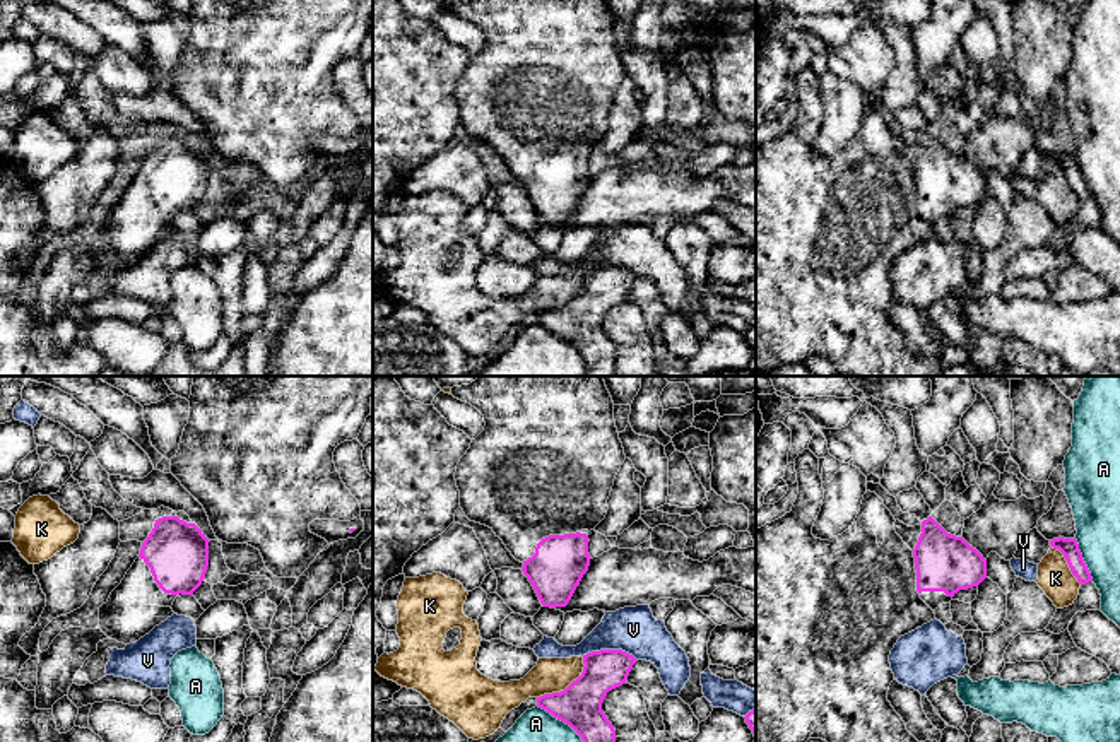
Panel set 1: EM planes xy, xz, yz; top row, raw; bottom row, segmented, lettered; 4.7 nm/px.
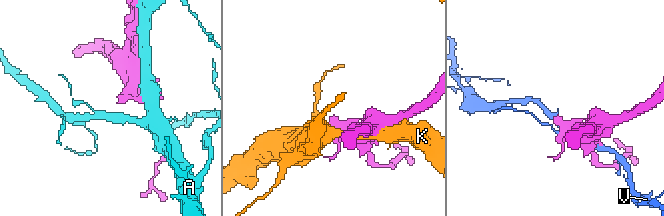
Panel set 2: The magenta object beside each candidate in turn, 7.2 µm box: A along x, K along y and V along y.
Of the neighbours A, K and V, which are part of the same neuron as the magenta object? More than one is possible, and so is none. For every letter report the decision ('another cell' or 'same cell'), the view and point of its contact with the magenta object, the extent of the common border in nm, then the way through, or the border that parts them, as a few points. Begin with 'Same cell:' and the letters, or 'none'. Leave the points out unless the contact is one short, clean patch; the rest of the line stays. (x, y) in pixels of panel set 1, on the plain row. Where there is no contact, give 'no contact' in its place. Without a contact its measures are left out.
Same cell: none
A: another cell; meets magenta in xz at (570, 342); contact 340 nm long
K: another cell; meets magenta in xz at (568, 303); contact 300 nm long
V: another cell; meets magenta in xz at (609, 267); contact 260 nm long

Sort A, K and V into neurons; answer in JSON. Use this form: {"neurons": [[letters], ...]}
{"neurons": [["A"], ["K"], ["V"]]}

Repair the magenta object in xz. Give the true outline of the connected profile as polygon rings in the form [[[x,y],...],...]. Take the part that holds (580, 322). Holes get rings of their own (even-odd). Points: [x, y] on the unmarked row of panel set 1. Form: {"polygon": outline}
{"polygon": [[[622,267],[583,272],[583,289],[564,308],[537,315],[537,323],[569,342],[583,357],[587,376],[614,376],[616,347],[602,320],[609,308],[626,301],[638,277]]]}

